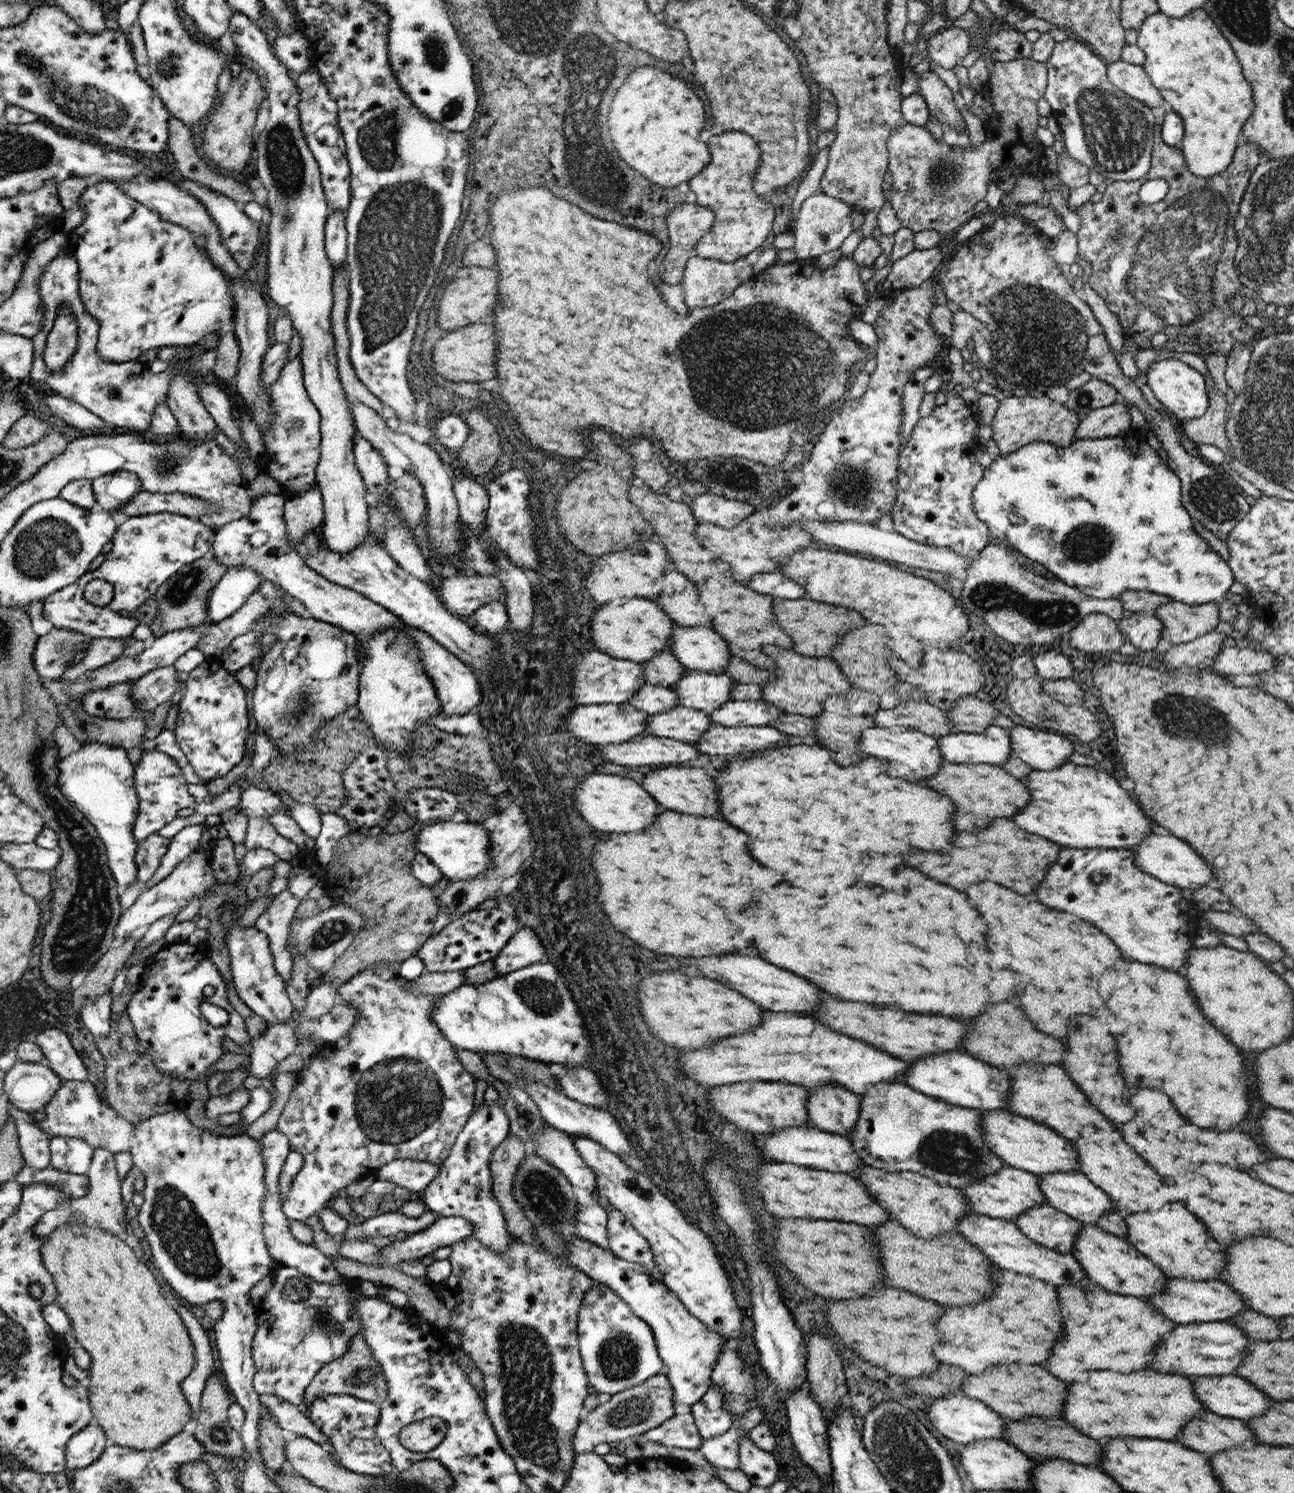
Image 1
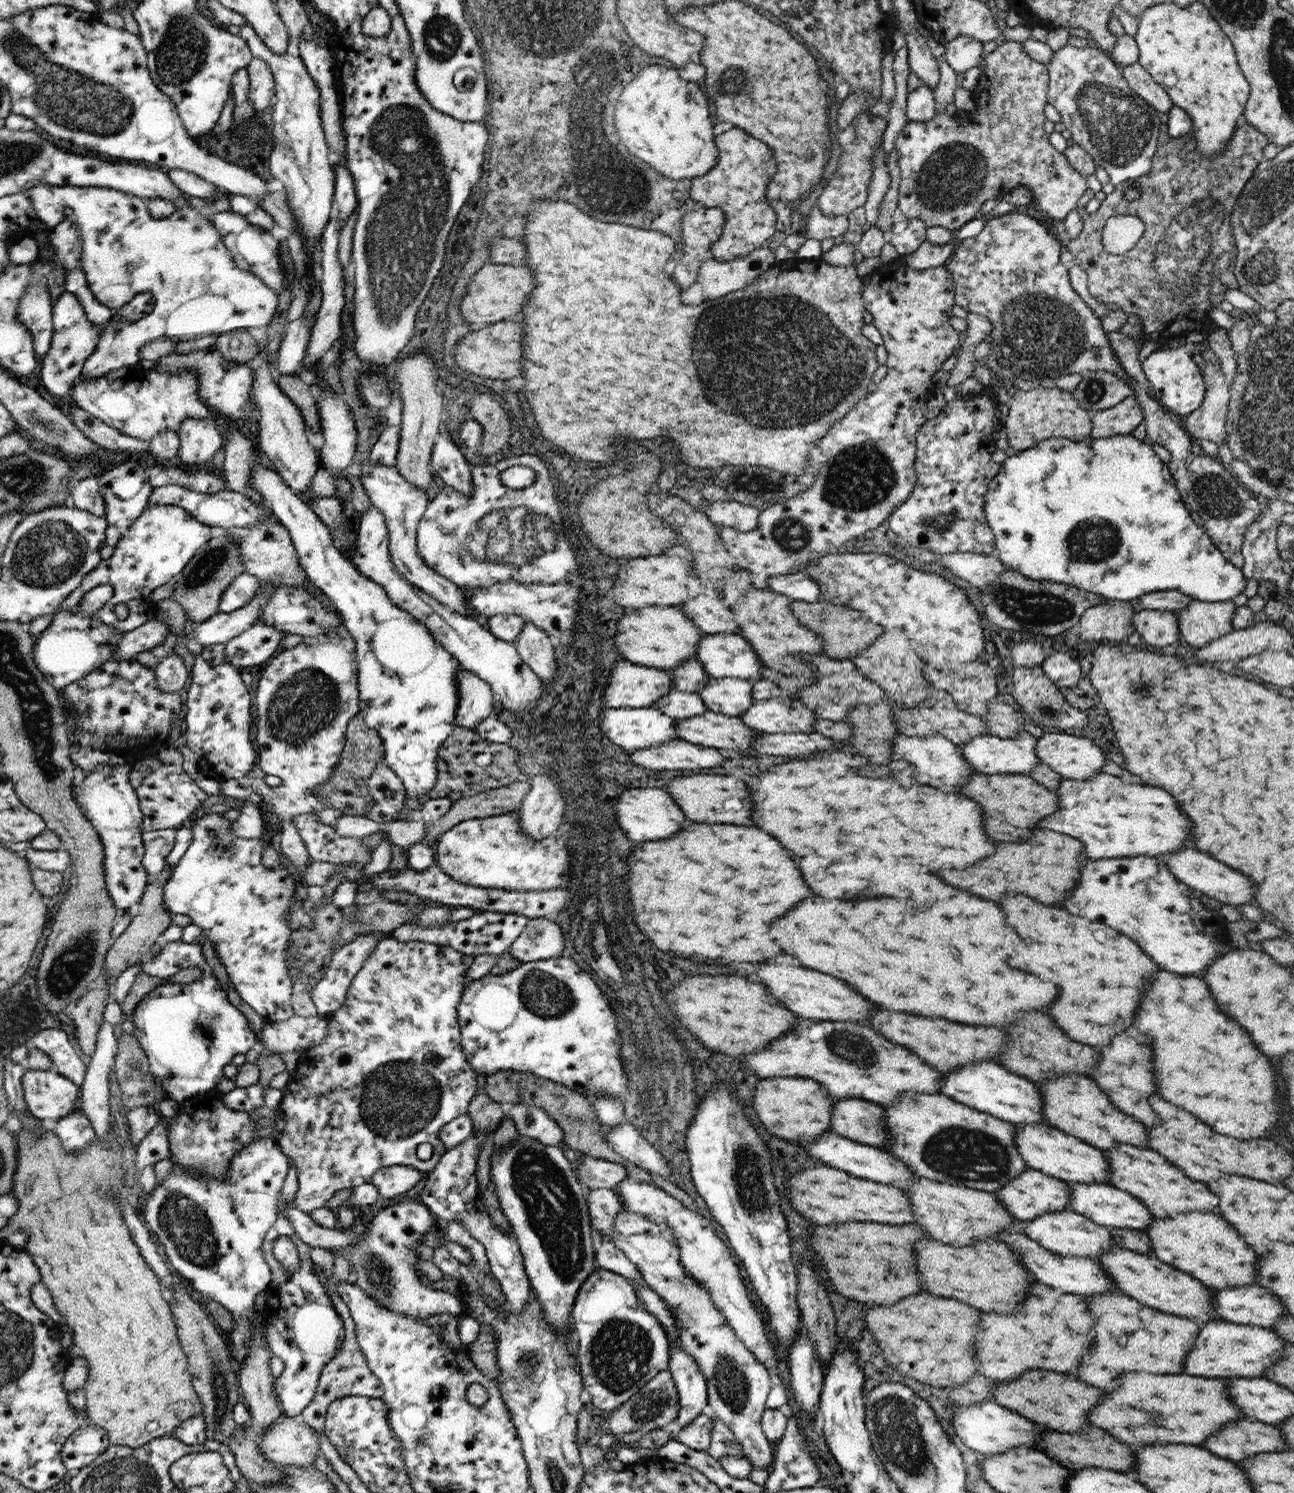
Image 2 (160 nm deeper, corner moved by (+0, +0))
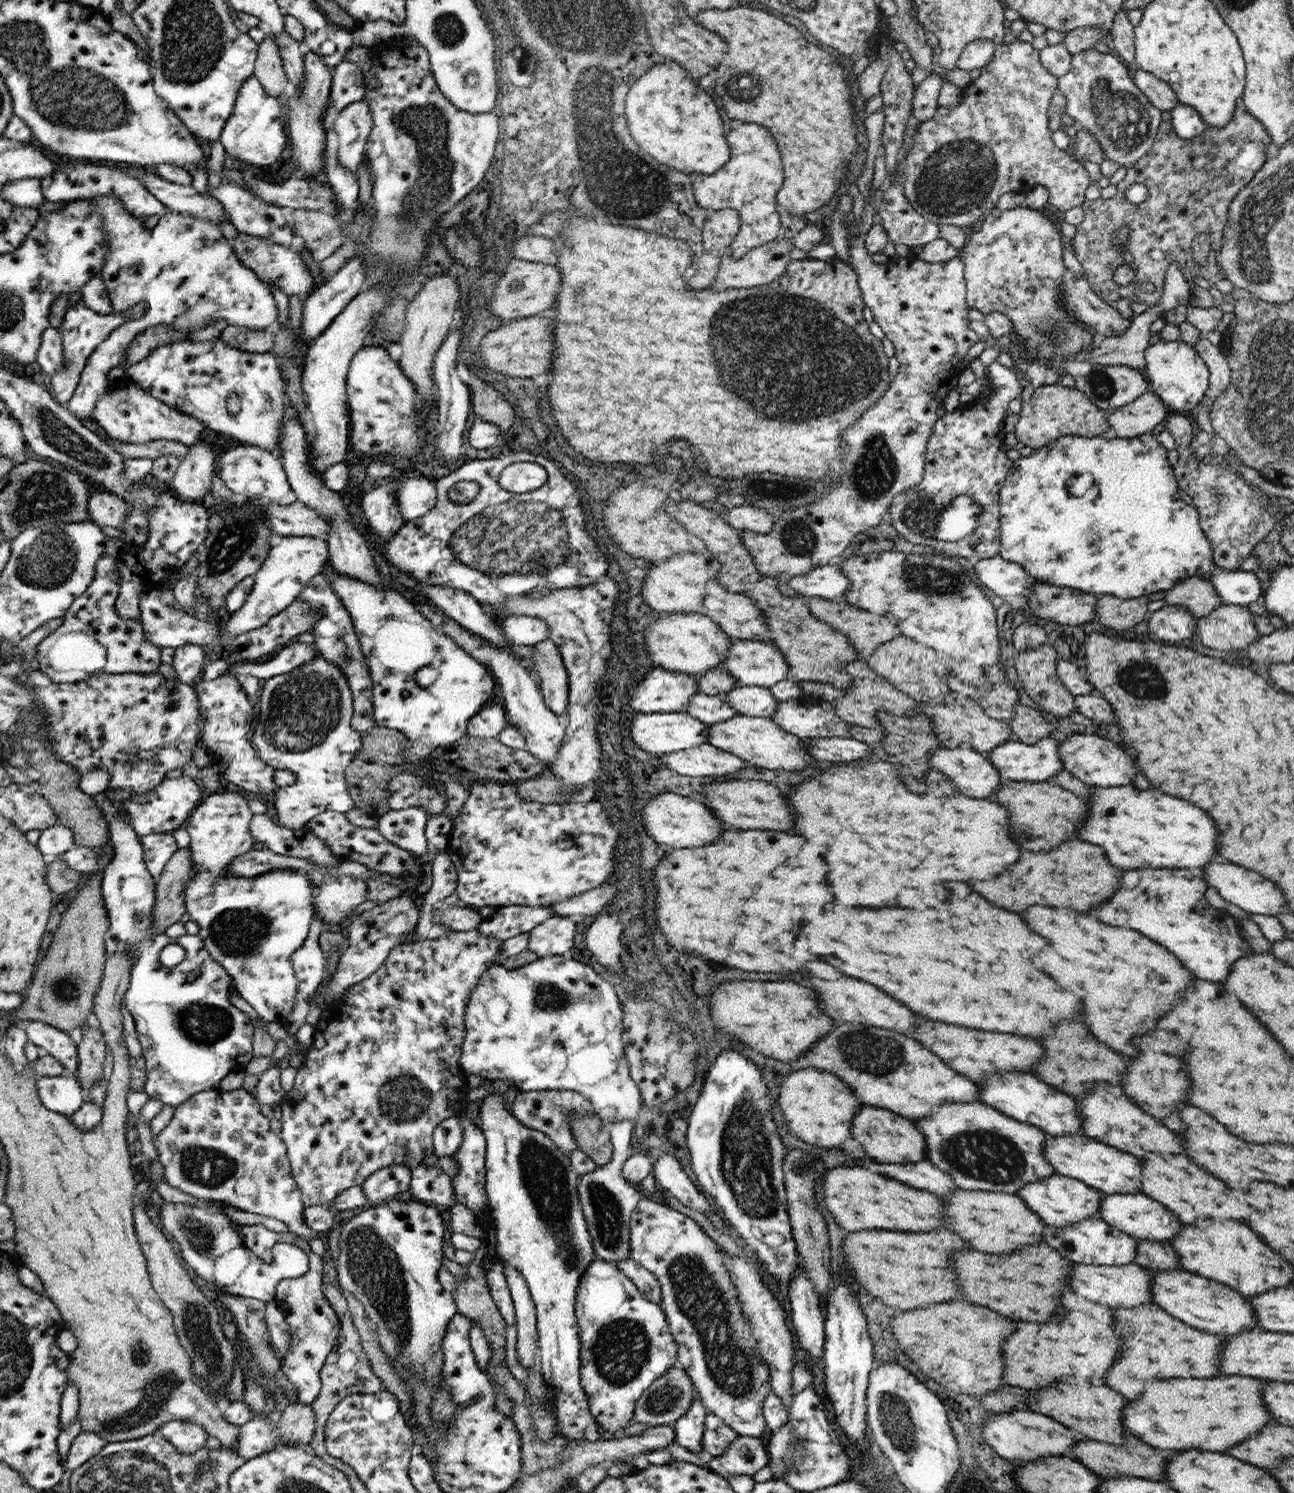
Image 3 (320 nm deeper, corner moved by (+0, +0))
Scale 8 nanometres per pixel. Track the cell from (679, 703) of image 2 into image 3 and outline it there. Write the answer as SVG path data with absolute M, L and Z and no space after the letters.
M696 693L683 710L690 717L694 716L696 720L703 721L708 726L737 716L737 710L724 699L723 694L710 696Z

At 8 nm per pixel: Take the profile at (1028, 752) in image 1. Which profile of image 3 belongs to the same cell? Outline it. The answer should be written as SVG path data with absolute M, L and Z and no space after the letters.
M1072 735L1061 742L1059 755L1063 762L1063 770L1070 772L1092 787L1114 787L1134 784L1138 776L1135 759L1127 754L1124 746L1112 742L1099 735Z

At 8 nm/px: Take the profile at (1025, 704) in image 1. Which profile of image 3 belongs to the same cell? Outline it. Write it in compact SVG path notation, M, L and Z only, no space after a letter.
M1046 642L1040 648L1022 652L1015 657L1015 668L1027 695L1041 706L1042 711L1052 712L1057 717L1069 717L1076 710L1075 696L1064 686L1057 675L1058 656L1055 649L1052 642Z

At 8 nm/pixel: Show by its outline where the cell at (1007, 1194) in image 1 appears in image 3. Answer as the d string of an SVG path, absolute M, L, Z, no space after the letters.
M1054 1173L1048 1178L1025 1184L1016 1194L1024 1204L1047 1225L1064 1228L1069 1224L1095 1219L1100 1213L1100 1200L1103 1194L1080 1180Z

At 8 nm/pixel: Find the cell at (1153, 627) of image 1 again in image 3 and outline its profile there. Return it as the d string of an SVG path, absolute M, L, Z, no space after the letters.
M1164 606L1161 610L1152 612L1147 616L1149 626L1149 638L1166 644L1178 645L1182 640L1195 636L1196 617L1190 614L1190 610L1182 606Z

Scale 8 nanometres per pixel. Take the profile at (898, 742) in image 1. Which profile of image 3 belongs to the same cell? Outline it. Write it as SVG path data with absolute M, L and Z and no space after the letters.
M963 745L958 748L935 748L933 754L929 754L929 763L931 767L936 768L942 774L951 780L955 787L966 796L972 798L992 799L995 790L1002 781L1001 774L995 769L995 766L987 759L986 754L980 754L970 746Z

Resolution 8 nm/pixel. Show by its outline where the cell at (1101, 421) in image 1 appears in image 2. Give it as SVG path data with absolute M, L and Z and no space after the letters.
M1134 396L1125 398L1112 408L1093 412L1091 419L1092 437L1130 435L1145 420L1143 408Z

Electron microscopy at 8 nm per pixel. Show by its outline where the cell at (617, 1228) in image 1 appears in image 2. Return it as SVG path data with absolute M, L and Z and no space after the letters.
M623 1211L615 1220L611 1240L638 1267L645 1284L659 1293L660 1297L663 1297L675 1320L678 1321L679 1332L683 1338L683 1348L695 1357L699 1368L702 1369L703 1376L707 1379L709 1412L715 1414L734 1433L753 1468L766 1469L762 1466L768 1466L772 1462L772 1458L775 1458L772 1456L772 1446L761 1427L761 1416L767 1407L767 1398L771 1387L775 1383L770 1375L770 1370L756 1358L755 1353L743 1343L743 1340L736 1336L723 1312L720 1312L711 1299L709 1290L685 1271L681 1263L681 1250L672 1228L641 1214Z

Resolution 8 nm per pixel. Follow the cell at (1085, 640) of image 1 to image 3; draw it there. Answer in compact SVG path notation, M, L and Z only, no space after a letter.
M1112 595L1100 596L1096 604L1095 619L1116 632L1123 632L1147 618L1150 603L1148 595L1130 600L1120 600Z

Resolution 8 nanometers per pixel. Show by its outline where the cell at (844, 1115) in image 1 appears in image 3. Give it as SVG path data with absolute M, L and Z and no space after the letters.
M863 1105L852 1120L851 1134L865 1148L868 1157L884 1164L908 1164L925 1159L927 1145L924 1144L924 1134L916 1126L915 1120L900 1116L890 1109Z

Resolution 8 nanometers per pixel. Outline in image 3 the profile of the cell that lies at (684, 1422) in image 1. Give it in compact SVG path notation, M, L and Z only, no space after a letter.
M708 1414L703 1432L703 1450L707 1457L723 1455L740 1437L735 1429L715 1414Z

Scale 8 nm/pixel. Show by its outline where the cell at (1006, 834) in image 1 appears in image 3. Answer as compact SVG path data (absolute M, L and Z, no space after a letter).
M1078 839L1067 840L1050 852L1024 850L1018 864L988 882L974 882L972 888L988 902L1010 912L1024 914L1030 906L1064 906L1088 910L1114 896L1120 886L1118 867L1107 860L1102 847Z

